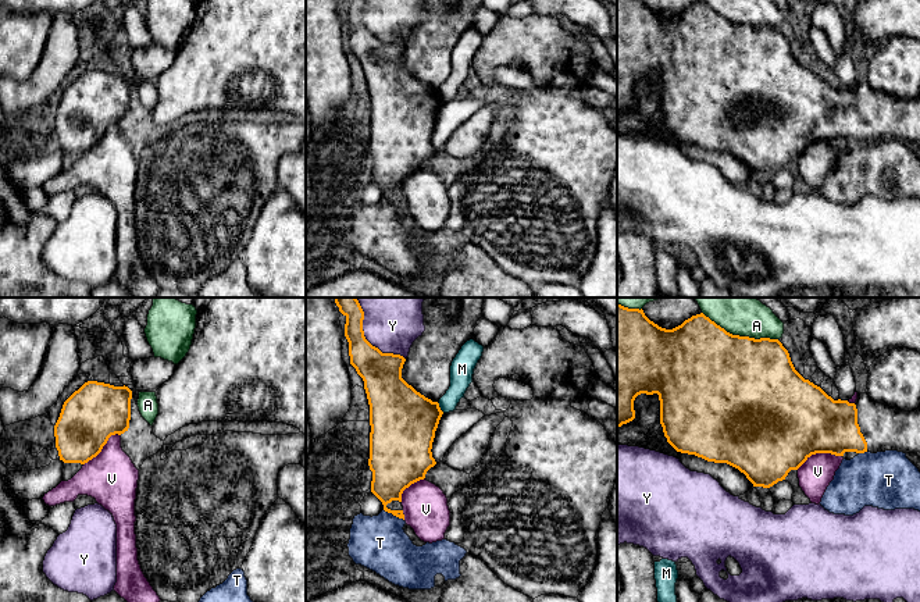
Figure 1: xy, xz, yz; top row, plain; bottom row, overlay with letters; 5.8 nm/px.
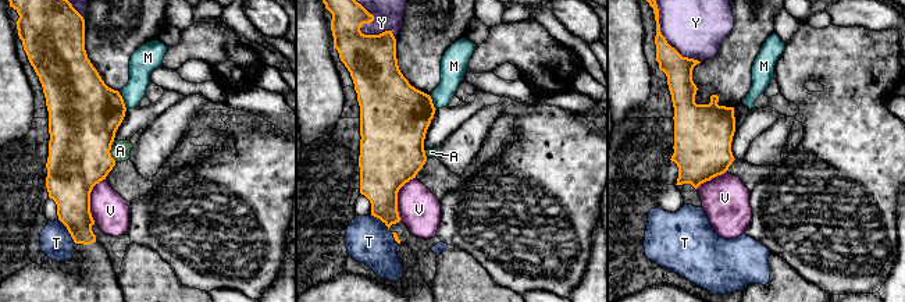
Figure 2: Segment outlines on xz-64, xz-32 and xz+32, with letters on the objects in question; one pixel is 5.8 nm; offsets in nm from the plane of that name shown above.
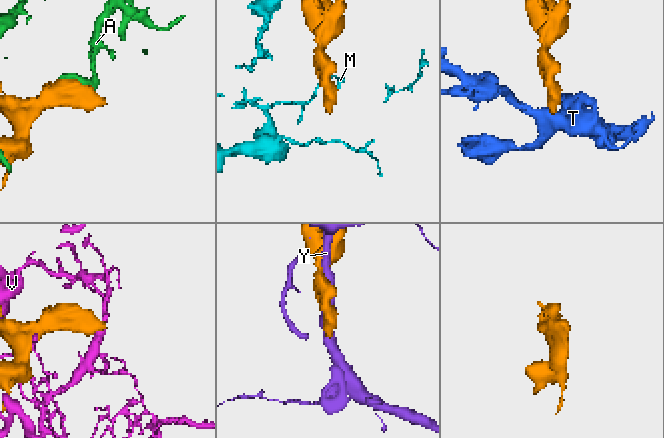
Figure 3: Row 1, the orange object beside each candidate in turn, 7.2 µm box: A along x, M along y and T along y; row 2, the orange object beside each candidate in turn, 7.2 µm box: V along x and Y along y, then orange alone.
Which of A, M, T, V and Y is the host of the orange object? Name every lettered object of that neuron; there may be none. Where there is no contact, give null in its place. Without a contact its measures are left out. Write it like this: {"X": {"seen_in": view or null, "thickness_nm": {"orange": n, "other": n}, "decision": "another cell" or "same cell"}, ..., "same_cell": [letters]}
{"A": {"seen_in": "yz", "thickness_nm": {"orange": 500, "other": 160}, "decision": "another cell"}, "M": {"seen_in": "xz", "thickness_nm": {"orange": 380, "other": 130}, "decision": "another cell"}, "T": {"seen_in": "xz", "thickness_nm": {"orange": 240, "other": 320}, "decision": "another cell"}, "V": {"seen_in": "yz", "thickness_nm": {"orange": 480, "other": 190}, "decision": "another cell"}, "Y": {"seen_in": "xz", "thickness_nm": {"orange": 220, "other": 240}, "decision": "another cell"}, "same_cell": []}

